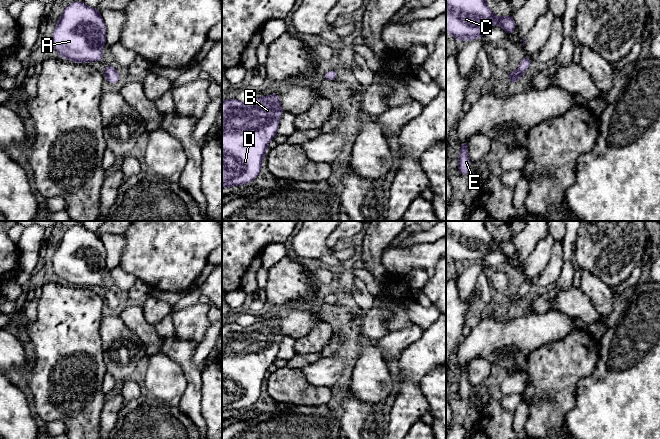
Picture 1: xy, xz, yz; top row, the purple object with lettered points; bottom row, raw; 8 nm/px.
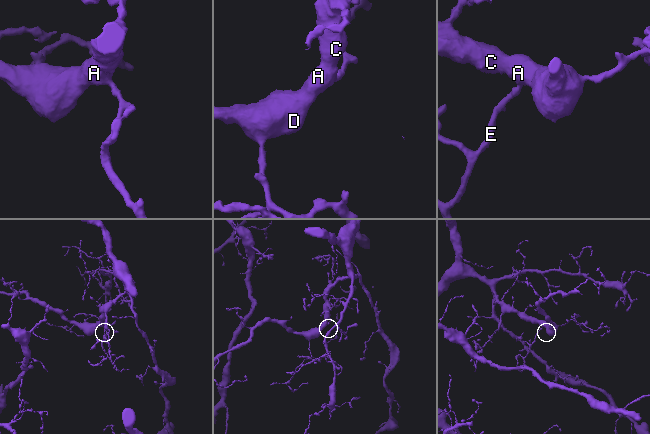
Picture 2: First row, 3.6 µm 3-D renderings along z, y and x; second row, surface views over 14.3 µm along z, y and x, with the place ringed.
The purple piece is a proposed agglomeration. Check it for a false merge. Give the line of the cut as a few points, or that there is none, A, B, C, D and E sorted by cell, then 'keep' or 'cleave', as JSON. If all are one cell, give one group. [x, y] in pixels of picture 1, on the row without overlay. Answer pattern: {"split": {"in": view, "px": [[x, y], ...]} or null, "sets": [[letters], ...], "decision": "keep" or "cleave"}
{"split": null, "sets": [["A", "B", "C", "D", "E"]], "decision": "keep"}

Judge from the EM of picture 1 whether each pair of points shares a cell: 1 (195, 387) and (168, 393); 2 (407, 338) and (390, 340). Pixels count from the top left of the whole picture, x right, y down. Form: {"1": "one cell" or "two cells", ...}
{"1": "two cells", "2": "one cell"}

